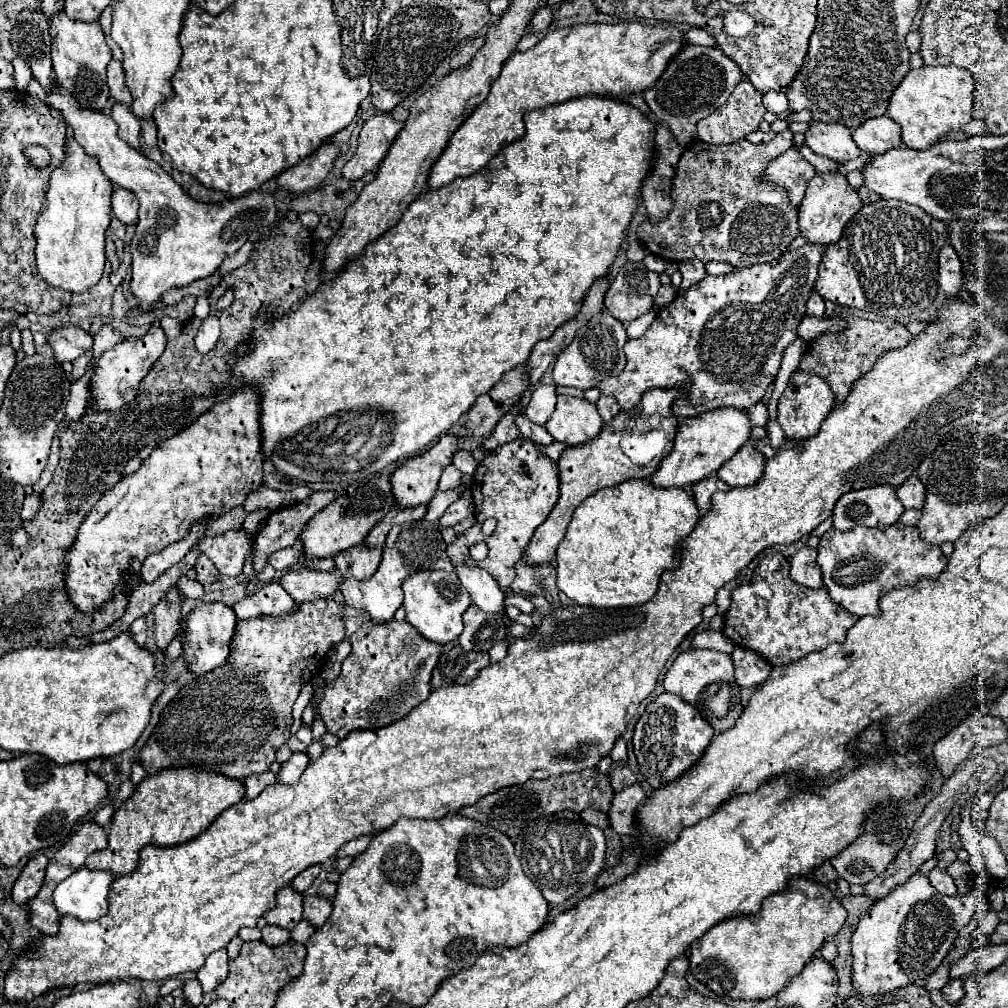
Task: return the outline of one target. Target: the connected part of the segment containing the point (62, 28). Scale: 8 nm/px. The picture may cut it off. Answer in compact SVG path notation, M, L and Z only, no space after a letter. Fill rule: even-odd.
M58 13L50 21L50 37L56 85L68 91L76 101L80 101L80 107L90 111L104 111L106 101L110 97L106 85L106 65L108 59L112 59L112 51L104 41L104 31L100 23L72 21L64 13Z

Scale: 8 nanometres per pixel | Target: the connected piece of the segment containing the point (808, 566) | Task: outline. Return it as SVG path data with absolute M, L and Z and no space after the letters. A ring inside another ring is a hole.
M804 547L794 557L790 557L790 577L808 589L822 587L822 573L816 565L816 549Z

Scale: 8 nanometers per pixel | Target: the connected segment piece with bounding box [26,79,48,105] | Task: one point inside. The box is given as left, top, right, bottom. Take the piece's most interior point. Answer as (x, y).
(34, 89)

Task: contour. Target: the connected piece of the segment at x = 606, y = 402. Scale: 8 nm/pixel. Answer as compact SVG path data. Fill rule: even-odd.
M600 395L600 399L598 399L596 407L598 407L598 413L602 415L604 423L610 423L610 421L612 421L612 417L616 417L616 415L620 413L620 405L616 403L616 399L606 397L606 395Z

